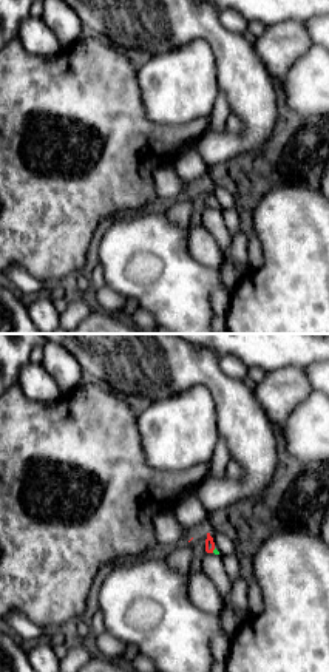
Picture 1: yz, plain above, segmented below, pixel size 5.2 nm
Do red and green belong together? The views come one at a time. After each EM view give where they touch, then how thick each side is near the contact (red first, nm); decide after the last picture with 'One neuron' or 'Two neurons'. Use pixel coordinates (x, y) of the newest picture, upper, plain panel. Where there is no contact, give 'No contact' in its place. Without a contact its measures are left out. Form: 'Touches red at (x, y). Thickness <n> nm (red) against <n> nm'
Touches red at (213, 203). Thickness 50 nm (red) against 20 nm

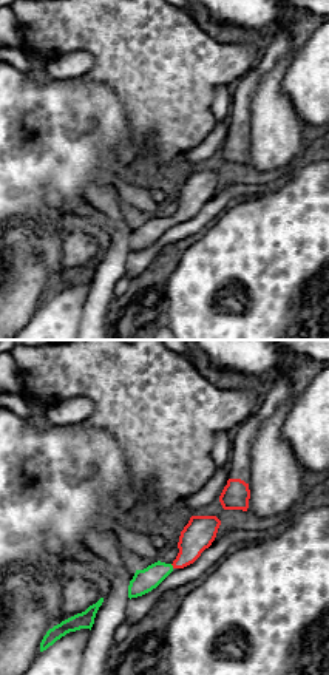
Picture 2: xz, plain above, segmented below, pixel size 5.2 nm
Touches red at (172, 218). Thickness 160 nm (red) against 120 nm

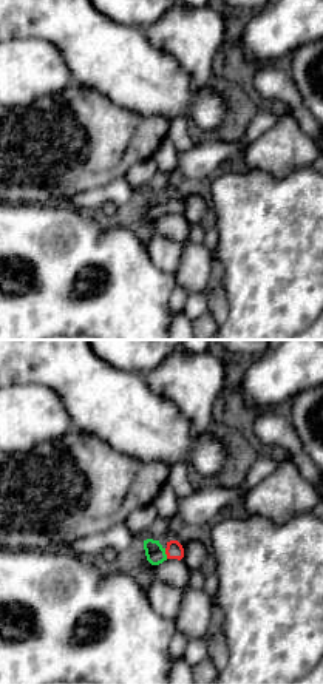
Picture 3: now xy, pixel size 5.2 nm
Touches red at (166, 207). Thickness 90 nm (red) against 100 nm

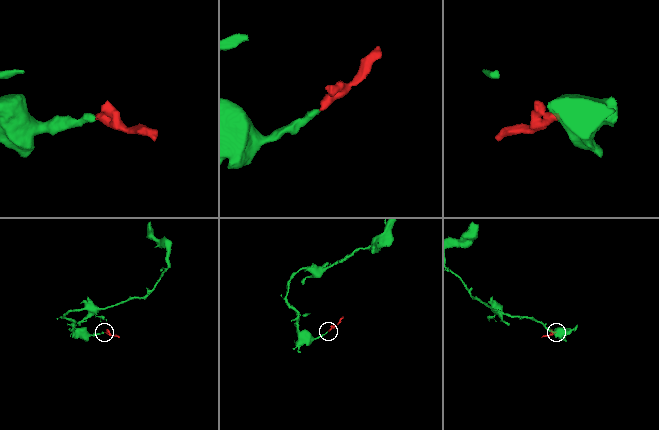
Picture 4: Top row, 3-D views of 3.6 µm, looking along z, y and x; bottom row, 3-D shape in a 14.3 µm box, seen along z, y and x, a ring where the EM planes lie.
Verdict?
One neuron

